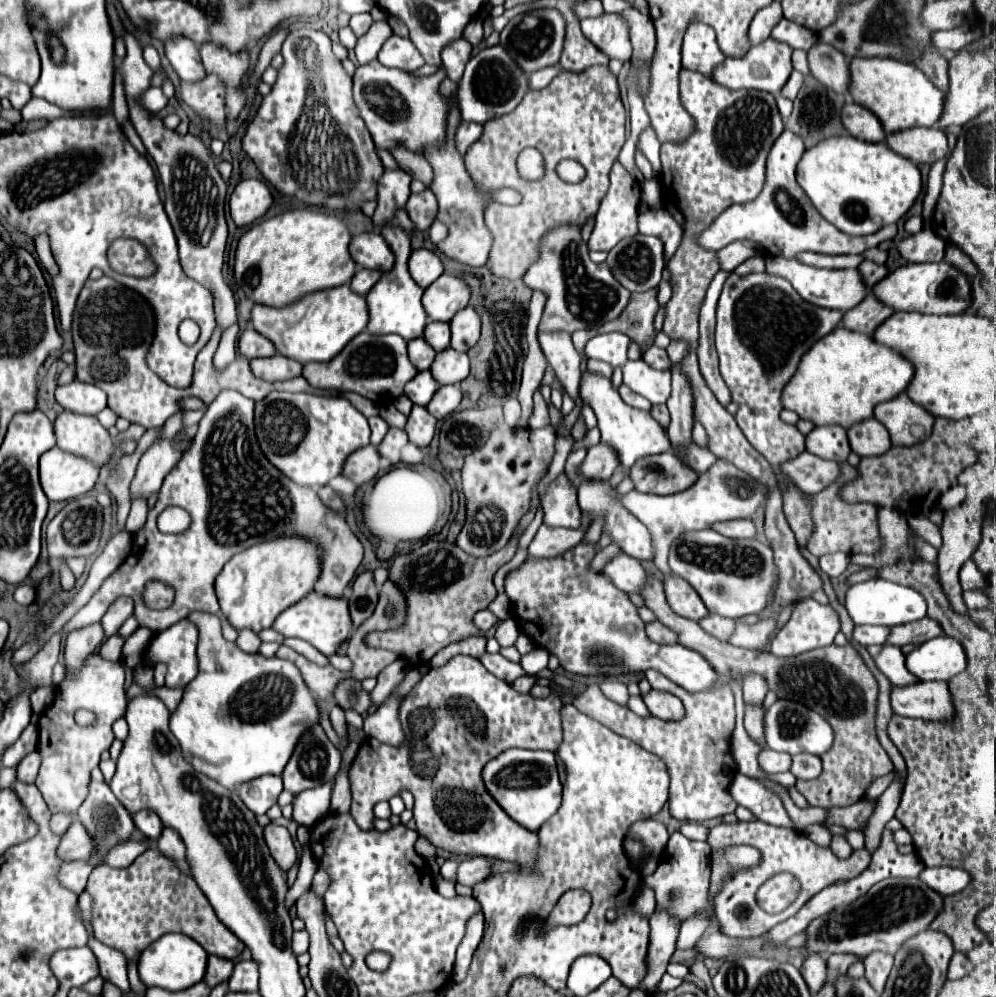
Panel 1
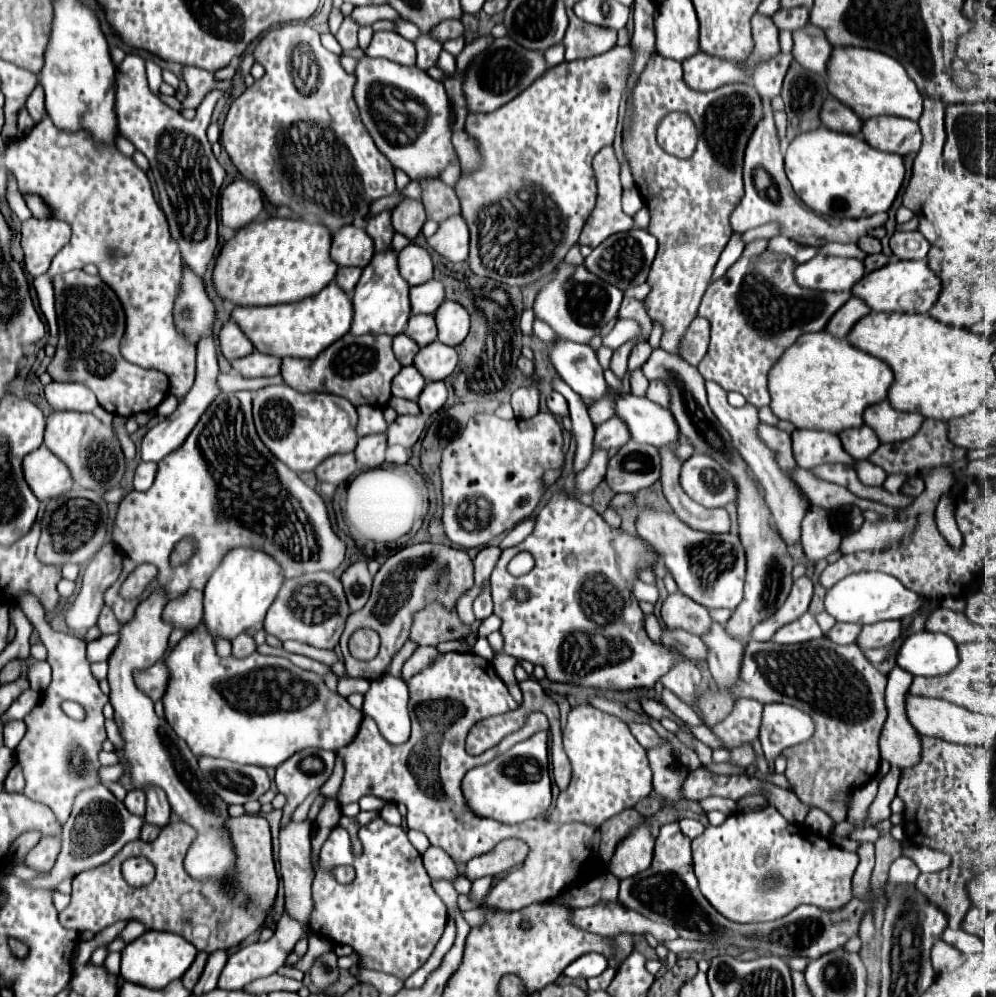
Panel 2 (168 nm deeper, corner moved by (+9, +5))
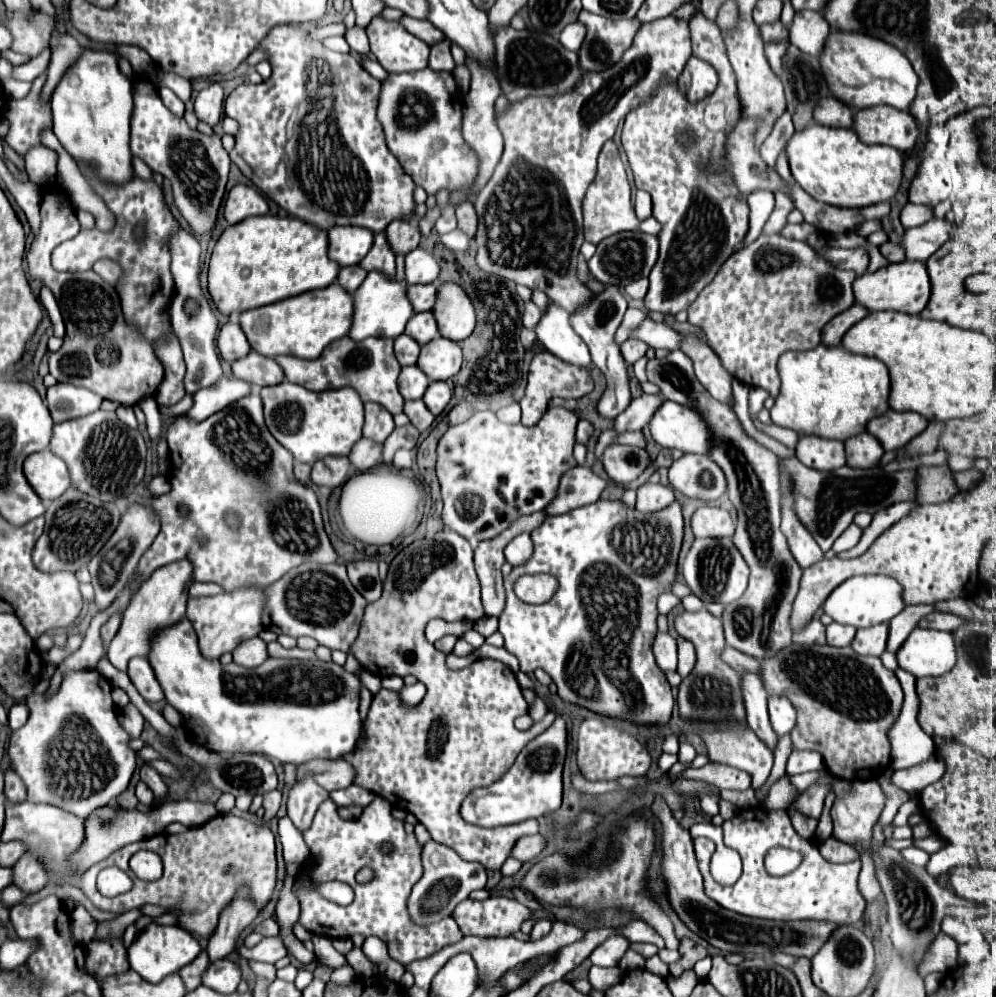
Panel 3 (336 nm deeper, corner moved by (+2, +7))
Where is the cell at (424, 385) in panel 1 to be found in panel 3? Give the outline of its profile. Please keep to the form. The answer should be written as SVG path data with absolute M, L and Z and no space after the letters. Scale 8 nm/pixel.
M418 365L402 367L398 377L398 387L404 399L422 399L428 385L430 385L430 379L418 369Z

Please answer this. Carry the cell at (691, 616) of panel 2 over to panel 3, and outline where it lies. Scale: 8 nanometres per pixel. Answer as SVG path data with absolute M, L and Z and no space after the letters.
M706 609L700 611L682 611L674 619L674 627L680 637L694 643L698 661L690 677L682 679L680 693L678 693L678 705L680 715L694 721L744 721L744 705L742 695L738 693L738 671L728 667L726 663L718 661L718 651L726 647L724 641L724 629L722 621L716 619Z

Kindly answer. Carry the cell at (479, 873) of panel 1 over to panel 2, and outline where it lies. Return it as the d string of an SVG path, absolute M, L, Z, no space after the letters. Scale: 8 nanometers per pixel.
M507 839L507 841L501 841L489 853L473 857L465 865L465 877L469 881L475 881L485 875L499 875L523 863L525 857L527 857L527 843L523 843L521 839Z

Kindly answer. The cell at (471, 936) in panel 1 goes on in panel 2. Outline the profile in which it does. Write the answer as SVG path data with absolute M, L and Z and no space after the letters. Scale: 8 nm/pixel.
M483 877L483 879L473 881L473 897L471 897L471 901L481 901L481 899L485 899L491 883L493 883L493 877Z

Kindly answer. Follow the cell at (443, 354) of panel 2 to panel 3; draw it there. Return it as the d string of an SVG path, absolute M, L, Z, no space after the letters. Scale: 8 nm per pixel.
M436 337L434 341L422 347L420 359L416 363L432 381L446 381L460 371L462 365L462 349L458 343Z

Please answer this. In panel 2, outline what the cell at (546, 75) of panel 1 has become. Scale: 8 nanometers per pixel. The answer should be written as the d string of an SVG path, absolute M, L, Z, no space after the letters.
M557 43L555 47L549 47L549 49L545 51L545 59L547 59L547 65L549 65L549 67L555 67L555 65L563 63L563 61L565 61L563 57L565 57L563 43Z

